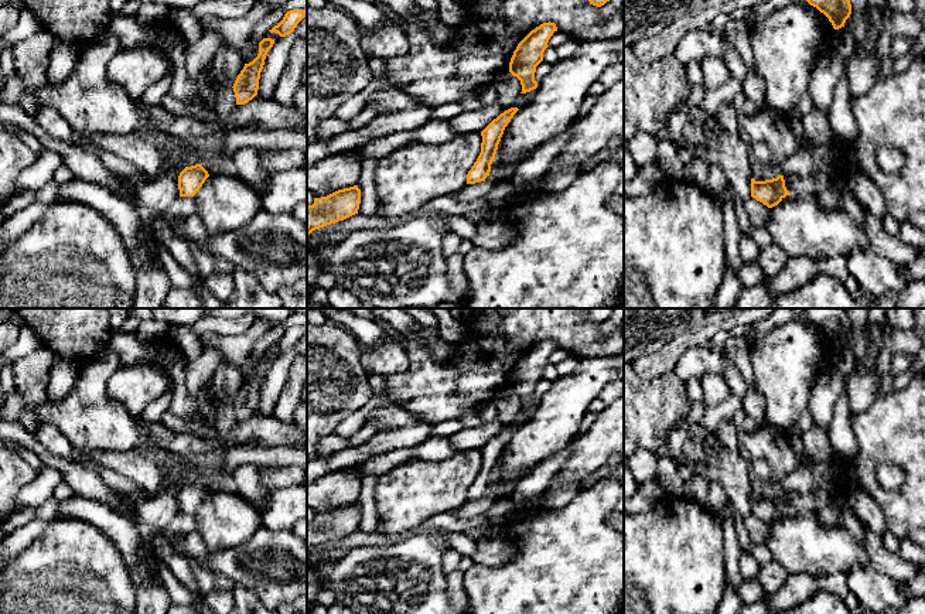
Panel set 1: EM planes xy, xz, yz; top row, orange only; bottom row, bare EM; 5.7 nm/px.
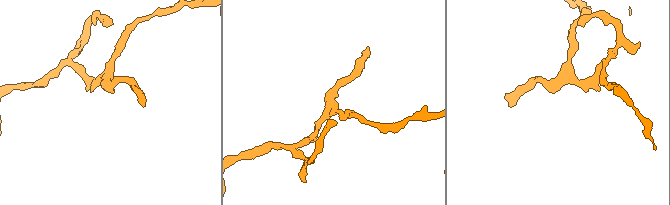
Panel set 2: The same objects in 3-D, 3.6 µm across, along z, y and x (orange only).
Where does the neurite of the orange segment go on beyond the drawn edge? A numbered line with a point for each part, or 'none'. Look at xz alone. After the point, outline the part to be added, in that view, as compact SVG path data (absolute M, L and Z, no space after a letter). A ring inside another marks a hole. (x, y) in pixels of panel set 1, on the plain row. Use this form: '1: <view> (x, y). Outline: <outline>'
none

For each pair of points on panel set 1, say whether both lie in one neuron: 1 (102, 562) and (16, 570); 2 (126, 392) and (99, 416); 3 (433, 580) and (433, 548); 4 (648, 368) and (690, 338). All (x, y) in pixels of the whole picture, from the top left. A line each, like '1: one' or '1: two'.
1: one
2: two
3: one
4: one

